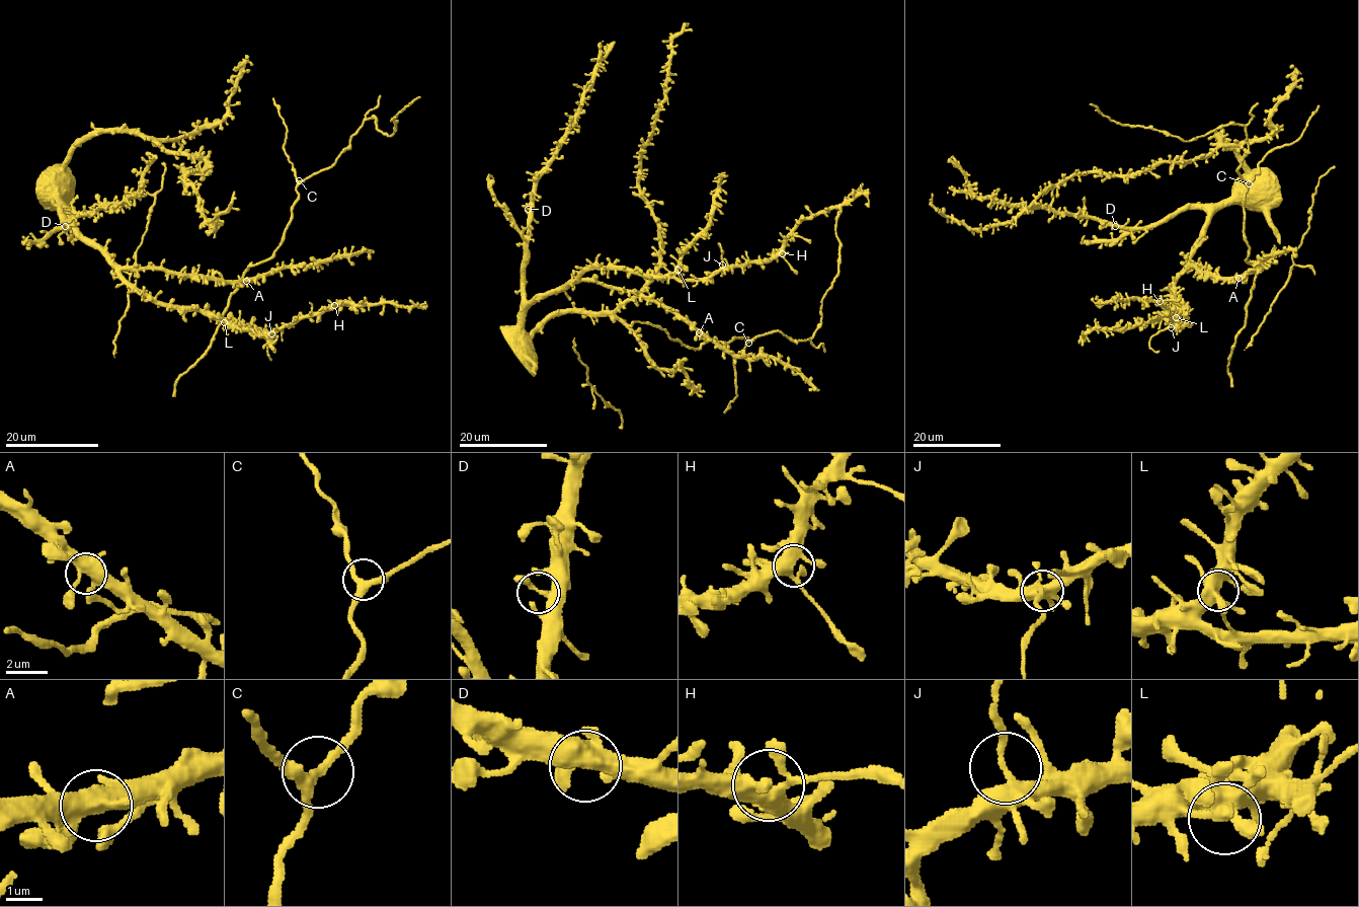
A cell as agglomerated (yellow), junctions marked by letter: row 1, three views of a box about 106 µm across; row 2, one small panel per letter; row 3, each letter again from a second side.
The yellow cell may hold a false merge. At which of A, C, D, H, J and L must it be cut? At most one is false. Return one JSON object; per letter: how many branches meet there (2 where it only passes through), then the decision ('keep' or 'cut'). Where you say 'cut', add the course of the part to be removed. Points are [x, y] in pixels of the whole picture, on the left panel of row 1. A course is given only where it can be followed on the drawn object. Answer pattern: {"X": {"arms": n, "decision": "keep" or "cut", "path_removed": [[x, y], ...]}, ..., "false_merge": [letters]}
{"A": {"arms": 5, "decision": "keep"}, "C": {"arms": 3, "decision": "keep"}, "D": {"arms": 3, "decision": "keep"}, "H": {"arms": 5, "decision": "keep"}, "J": {"arms": 5, "decision": "cut", "path_removed": [[271, 333], [267, 348], [270, 358]]}, "L": {"arms": 5, "decision": "keep"}, "false_merge": ["J"]}

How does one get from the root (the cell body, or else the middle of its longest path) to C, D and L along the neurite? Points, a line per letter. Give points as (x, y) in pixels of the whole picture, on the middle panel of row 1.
C: (510, 344), (508, 329), (530, 304), (581, 280), (670, 307), (698, 332), (696, 350), (748, 343)
D: (510, 344), (508, 329), (517, 324), (522, 303), (522, 261), (529, 238), (528, 209)
L: (510, 344), (508, 329), (530, 304), (572, 285), (588, 269), (616, 268), (652, 276), (672, 276), (677, 270)

